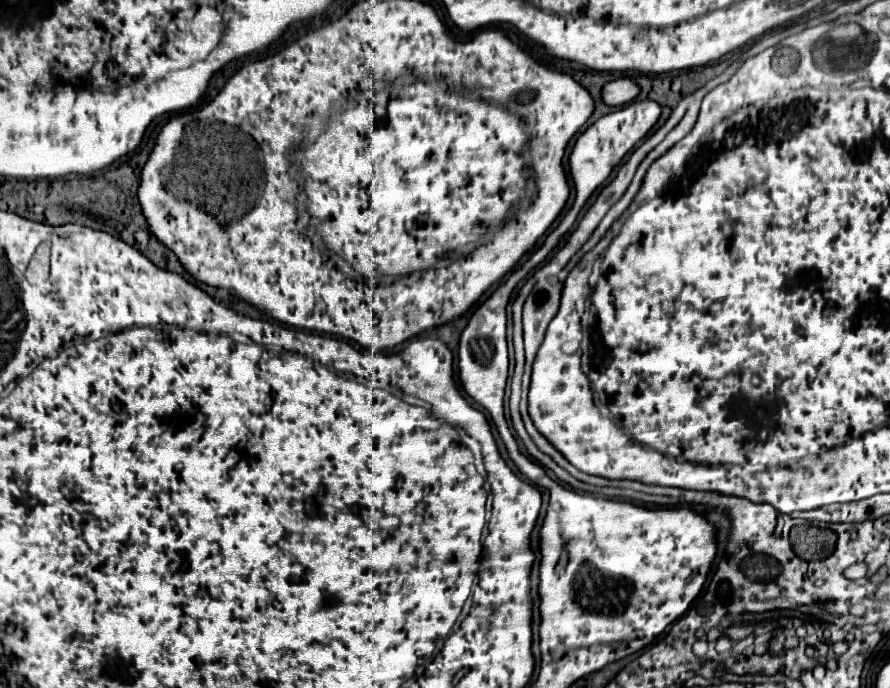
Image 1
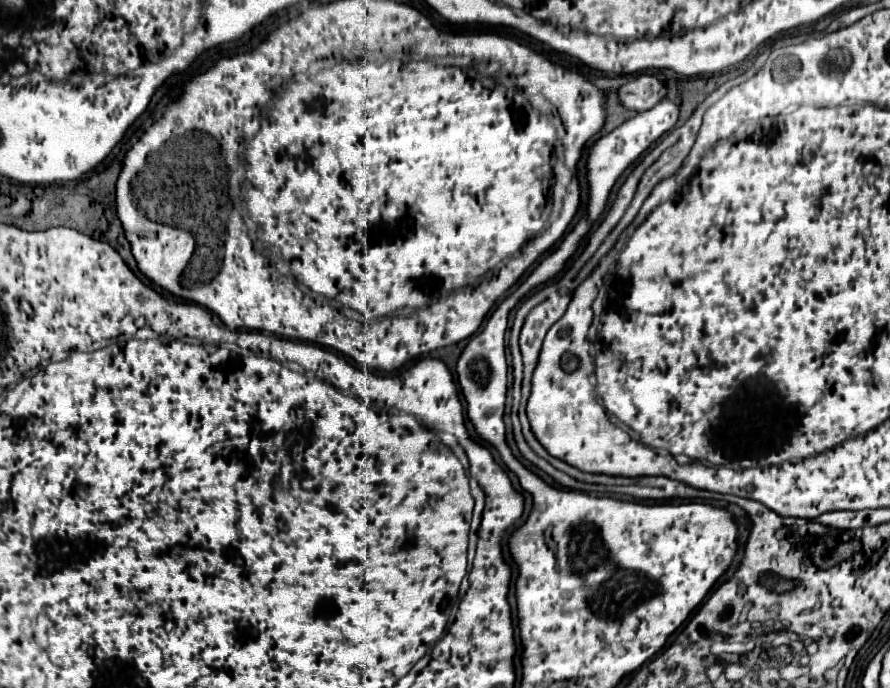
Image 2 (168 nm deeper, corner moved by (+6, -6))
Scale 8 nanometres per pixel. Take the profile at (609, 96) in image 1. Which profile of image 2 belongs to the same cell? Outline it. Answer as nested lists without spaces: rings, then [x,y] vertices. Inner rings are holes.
[[[640,76],[618,90],[618,100],[628,110],[648,110],[666,96],[666,88],[654,76]]]

